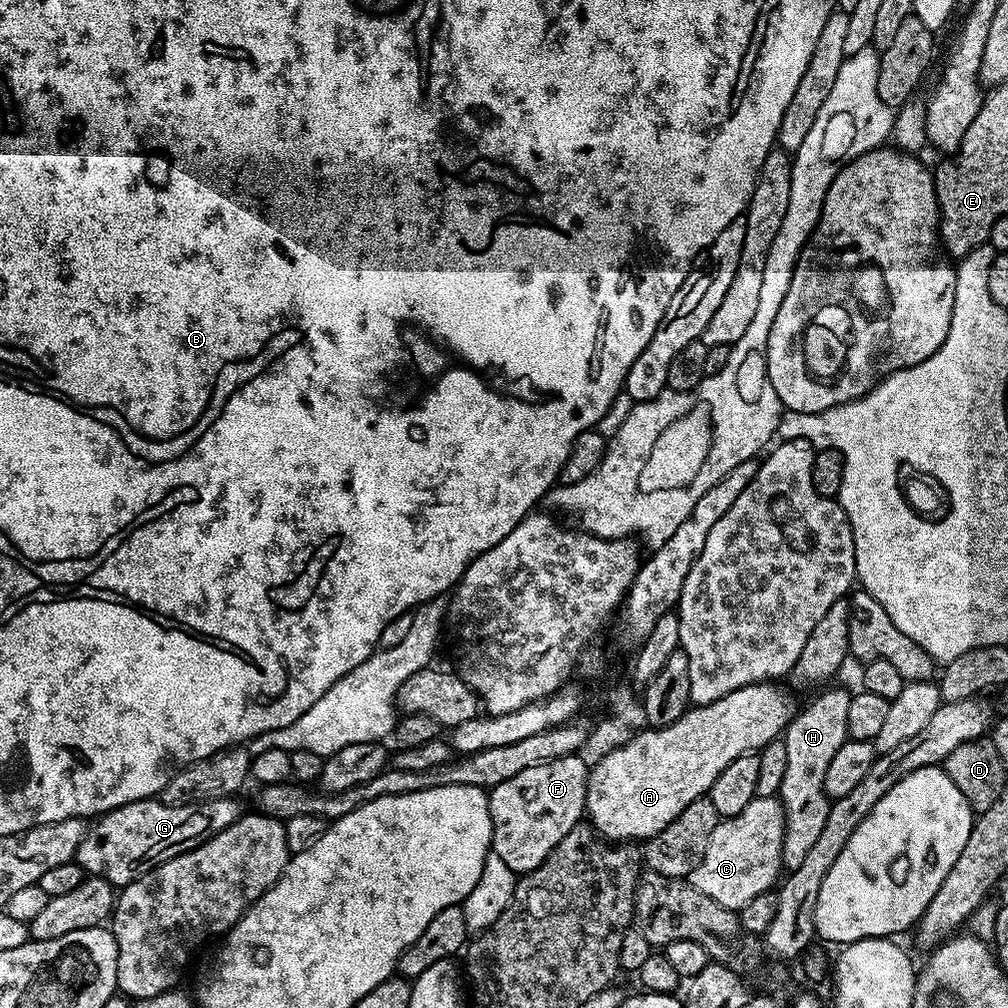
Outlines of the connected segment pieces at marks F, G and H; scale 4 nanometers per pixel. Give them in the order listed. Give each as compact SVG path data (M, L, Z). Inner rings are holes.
M580 754L563 756L542 766L530 766L522 770L522 774L514 774L514 778L502 782L488 792L488 809L492 819L491 851L496 852L498 858L502 858L506 866L510 866L512 872L517 874L533 872L547 858L550 850L554 850L554 846L558 846L558 842L562 842L562 838L570 834L573 826L581 823L586 812L584 799L590 771L589 761L584 761L582 757Z
M227 796L197 804L166 804L160 798L123 804L87 825L74 863L89 877L100 877L113 886L129 884L162 862L202 846L202 842L214 838L214 834L222 834L226 826L242 815L238 801L236 796Z
M828 688L820 692L808 705L801 707L792 717L782 733L786 746L786 774L778 793L780 805L784 807L784 837L782 838L781 865L785 869L797 868L806 853L814 846L826 827L826 814L830 814L830 801L824 789L826 769L834 754L842 750L848 741L846 713L850 710L853 693L844 688Z

